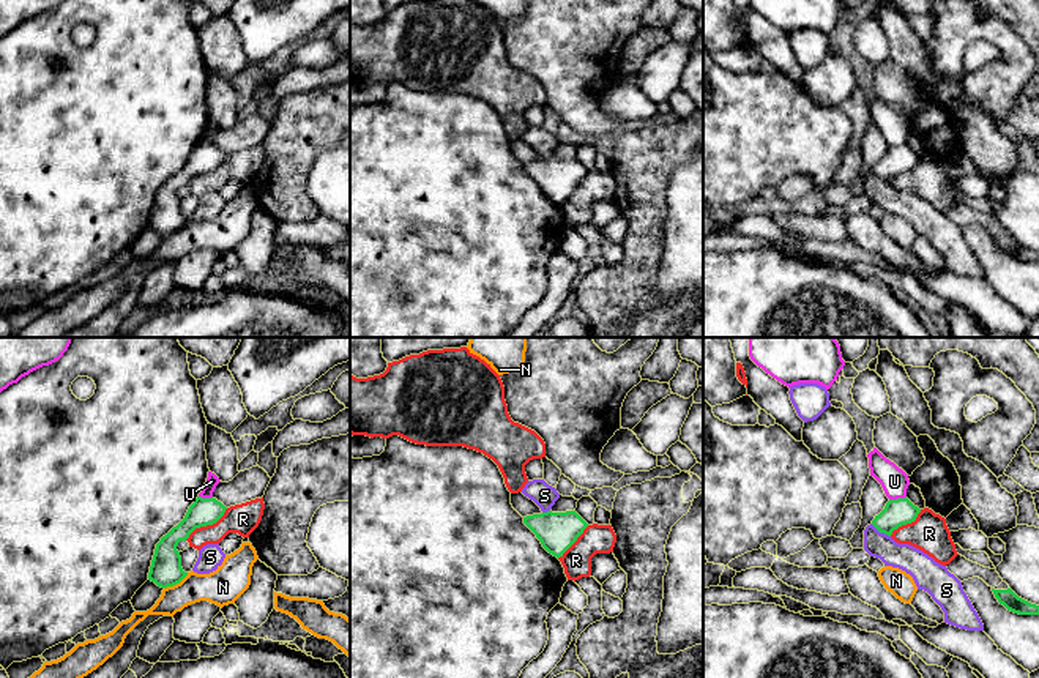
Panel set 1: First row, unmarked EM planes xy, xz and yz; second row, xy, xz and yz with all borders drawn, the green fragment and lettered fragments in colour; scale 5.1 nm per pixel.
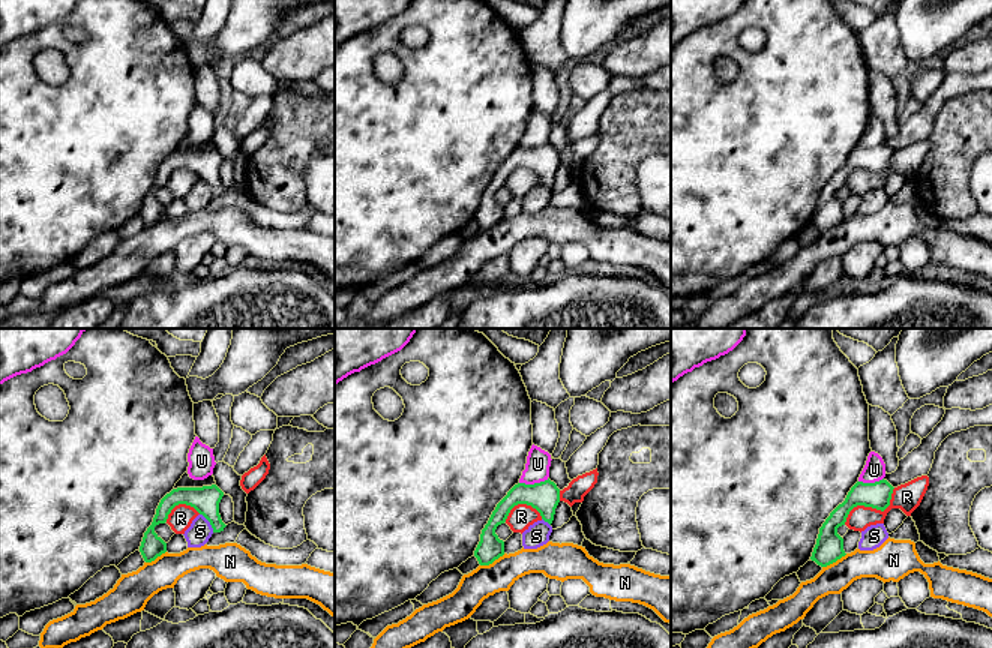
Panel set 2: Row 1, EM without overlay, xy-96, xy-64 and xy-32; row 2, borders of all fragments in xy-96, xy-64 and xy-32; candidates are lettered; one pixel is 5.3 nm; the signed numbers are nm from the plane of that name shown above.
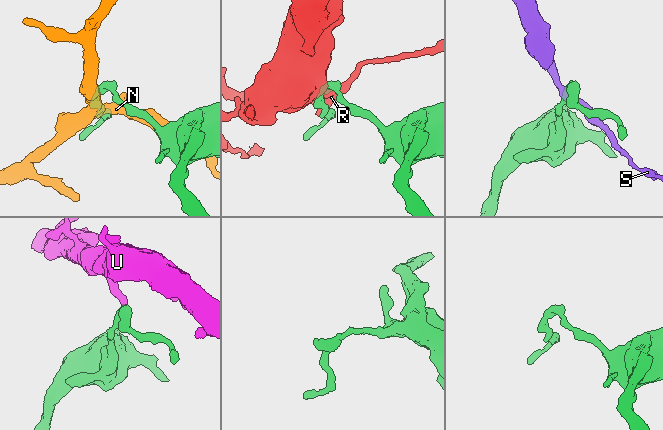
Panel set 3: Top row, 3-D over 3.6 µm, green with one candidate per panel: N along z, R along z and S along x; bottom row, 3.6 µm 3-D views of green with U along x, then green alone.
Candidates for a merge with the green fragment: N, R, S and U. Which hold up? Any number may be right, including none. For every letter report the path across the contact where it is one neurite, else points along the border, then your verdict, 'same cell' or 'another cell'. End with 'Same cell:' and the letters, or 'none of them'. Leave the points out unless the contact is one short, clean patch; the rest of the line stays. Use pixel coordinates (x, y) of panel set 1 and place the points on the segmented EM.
N: another cell
R: another cell
S: another cell
U: border along yz (905, 495), (890, 500); another cell
Same cell: none of them

